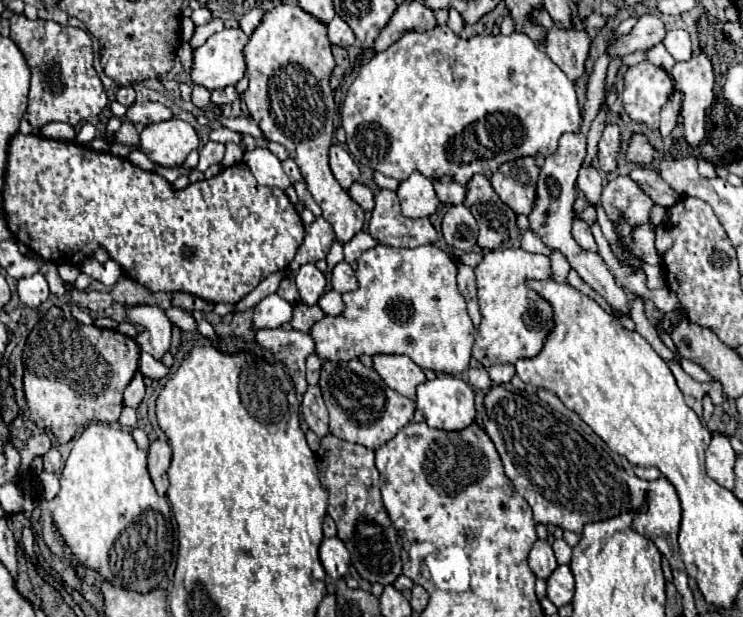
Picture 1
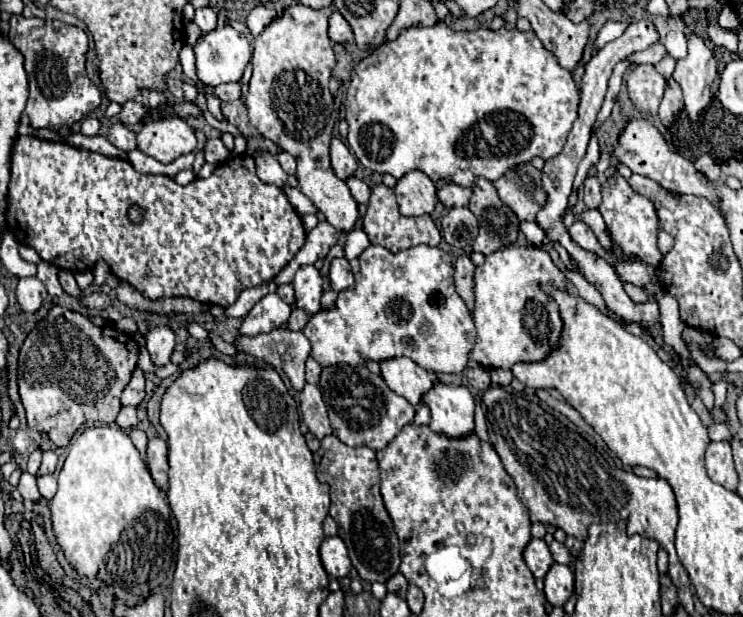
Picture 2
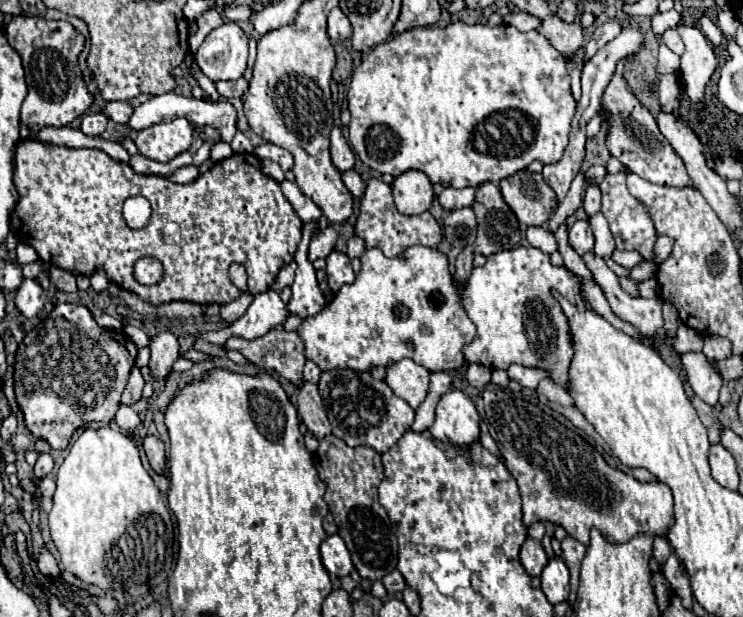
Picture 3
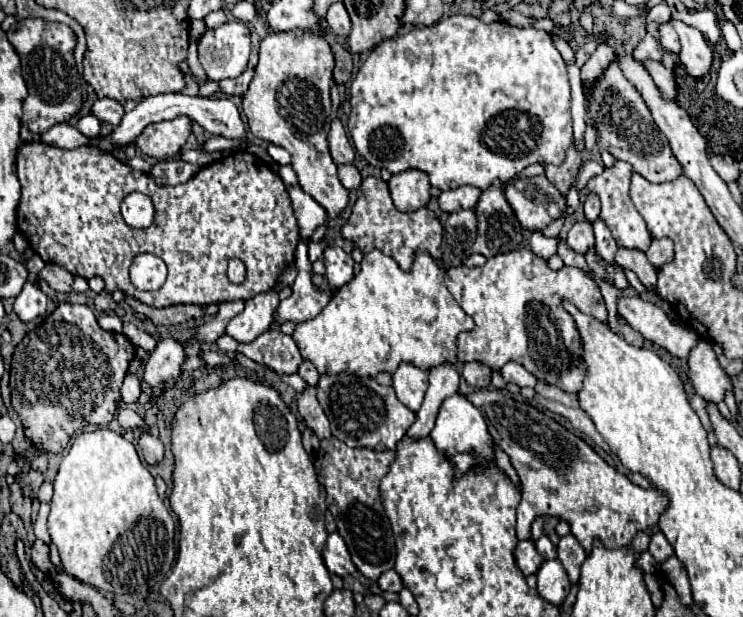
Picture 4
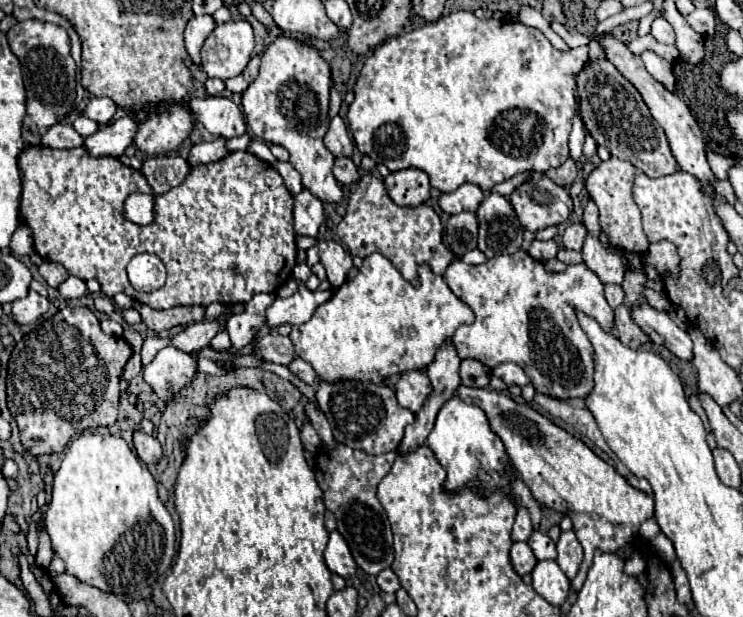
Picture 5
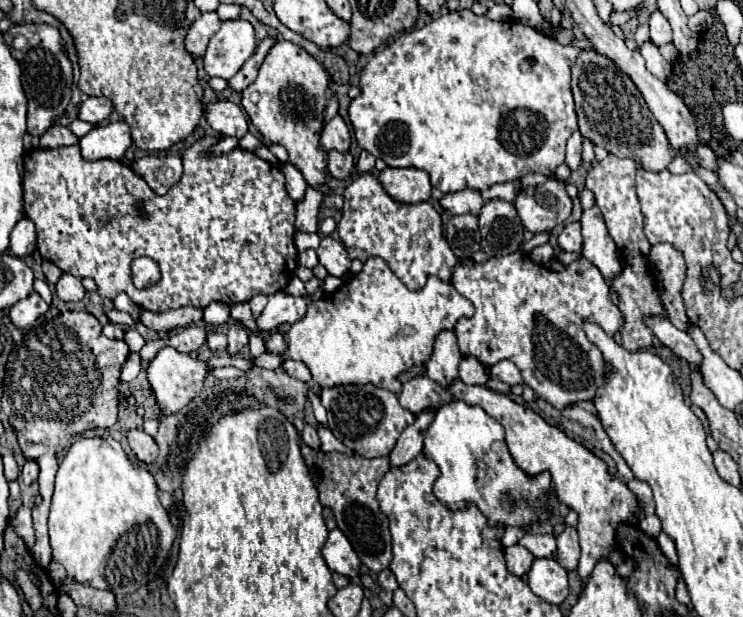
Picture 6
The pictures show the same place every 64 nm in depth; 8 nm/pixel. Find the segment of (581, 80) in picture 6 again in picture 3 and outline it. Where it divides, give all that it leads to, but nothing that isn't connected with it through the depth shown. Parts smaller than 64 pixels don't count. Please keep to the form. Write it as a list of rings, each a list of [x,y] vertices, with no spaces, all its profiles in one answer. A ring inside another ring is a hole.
[[[616,64],[616,72],[604,90],[604,100],[602,100],[602,110],[600,114],[604,116],[608,124],[608,134],[606,134],[606,148],[614,158],[618,158],[630,172],[642,176],[644,180],[652,184],[662,184],[662,186],[688,186],[692,184],[690,176],[686,174],[684,162],[680,156],[676,156],[674,148],[668,144],[668,140],[662,136],[662,132],[656,126],[654,116],[650,110],[636,98],[634,90],[624,78],[624,64]]]

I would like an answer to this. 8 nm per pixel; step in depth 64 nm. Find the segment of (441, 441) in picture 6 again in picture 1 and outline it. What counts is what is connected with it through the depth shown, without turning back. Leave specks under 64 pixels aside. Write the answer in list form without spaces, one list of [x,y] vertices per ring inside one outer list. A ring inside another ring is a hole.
[[[434,376],[418,386],[416,406],[424,412],[426,424],[438,430],[464,430],[474,422],[474,392],[454,376]]]

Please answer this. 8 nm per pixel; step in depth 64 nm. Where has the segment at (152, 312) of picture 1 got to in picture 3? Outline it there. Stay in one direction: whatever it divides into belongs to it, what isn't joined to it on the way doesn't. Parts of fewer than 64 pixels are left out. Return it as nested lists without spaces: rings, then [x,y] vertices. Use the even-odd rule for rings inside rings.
[[[160,332],[150,344],[150,376],[154,380],[166,380],[172,374],[172,364],[180,358],[180,346],[172,332]]]

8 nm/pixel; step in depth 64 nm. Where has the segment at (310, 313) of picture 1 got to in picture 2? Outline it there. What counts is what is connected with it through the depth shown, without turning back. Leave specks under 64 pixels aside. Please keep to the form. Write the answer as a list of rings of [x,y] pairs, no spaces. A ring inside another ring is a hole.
[[[294,308],[294,310],[292,310],[292,316],[290,316],[290,320],[288,320],[288,328],[290,328],[290,330],[302,330],[308,320],[310,320],[310,314],[308,314],[308,312],[304,312],[304,310],[300,310],[300,308]]]

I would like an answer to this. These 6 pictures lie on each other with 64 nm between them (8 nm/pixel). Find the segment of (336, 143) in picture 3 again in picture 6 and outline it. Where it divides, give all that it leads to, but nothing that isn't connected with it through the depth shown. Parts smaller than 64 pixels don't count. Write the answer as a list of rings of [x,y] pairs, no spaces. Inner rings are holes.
[[[334,116],[320,134],[320,148],[324,150],[348,150],[350,148],[350,130],[342,116]]]

